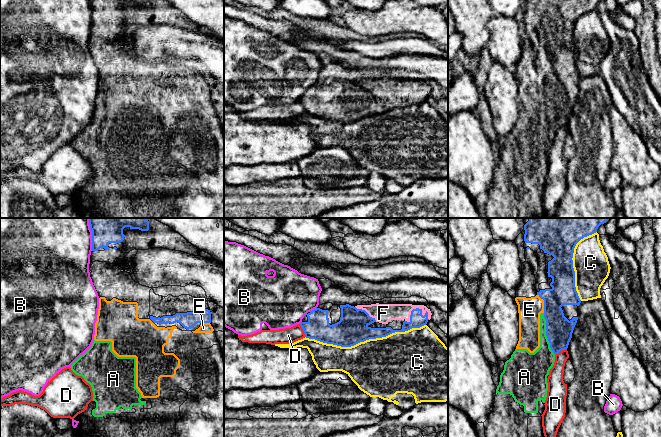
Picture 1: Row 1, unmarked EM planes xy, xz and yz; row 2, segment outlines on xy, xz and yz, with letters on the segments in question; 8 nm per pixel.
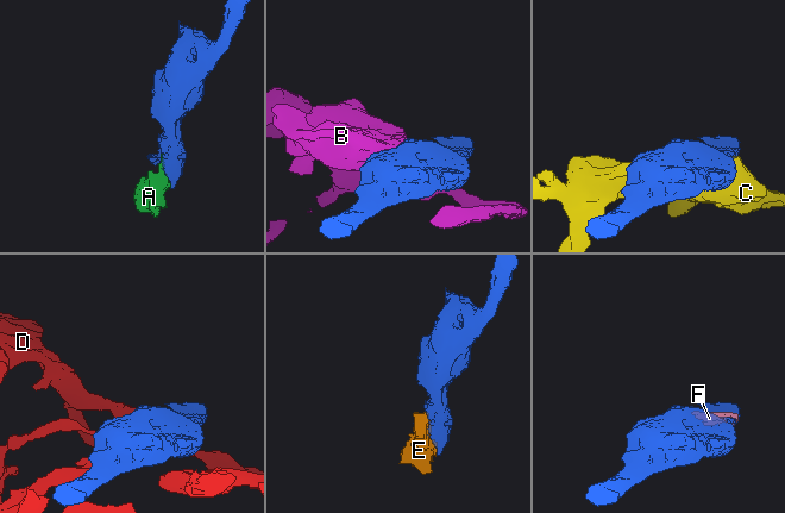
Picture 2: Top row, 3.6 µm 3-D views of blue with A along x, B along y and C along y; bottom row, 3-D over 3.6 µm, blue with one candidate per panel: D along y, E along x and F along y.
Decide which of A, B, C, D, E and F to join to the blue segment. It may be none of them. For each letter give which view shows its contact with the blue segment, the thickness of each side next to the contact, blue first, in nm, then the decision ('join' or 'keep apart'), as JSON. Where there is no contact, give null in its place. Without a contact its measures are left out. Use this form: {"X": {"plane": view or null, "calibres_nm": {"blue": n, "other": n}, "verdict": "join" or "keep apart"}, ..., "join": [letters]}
{"A": {"plane": "yz", "calibres_nm": {"blue": 220, "other": 200}, "verdict": "join"}, "B": {"plane": "xy", "calibres_nm": {"blue": 180, "other": 420}, "verdict": "keep apart"}, "C": {"plane": "xz", "calibres_nm": {"blue": 240, "other": 480}, "verdict": "keep apart"}, "D": {"plane": "xz", "calibres_nm": {"blue": 190, "other": 130}, "verdict": "keep apart"}, "E": {"plane": "yz", "calibres_nm": {"blue": 220, "other": 190}, "verdict": "join"}, "F": {"plane": "xz", "calibres_nm": {"blue": 120, "other": 150}, "verdict": "join"}, "join": ["A", "E", "F"]}

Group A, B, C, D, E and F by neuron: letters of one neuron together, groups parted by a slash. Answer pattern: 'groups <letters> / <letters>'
groups A E F / B / C / D

